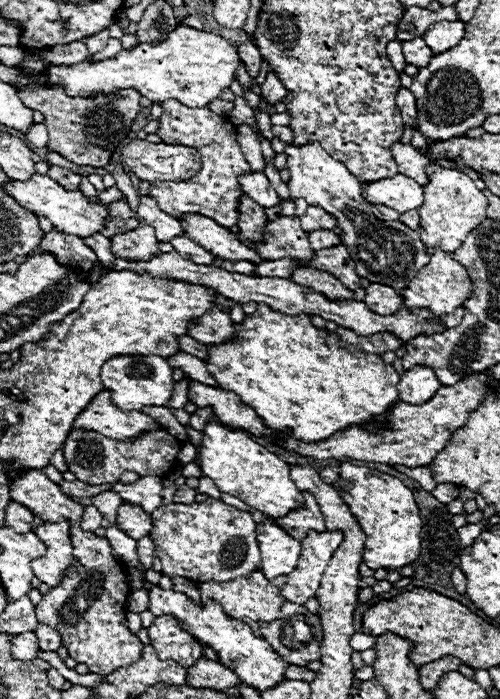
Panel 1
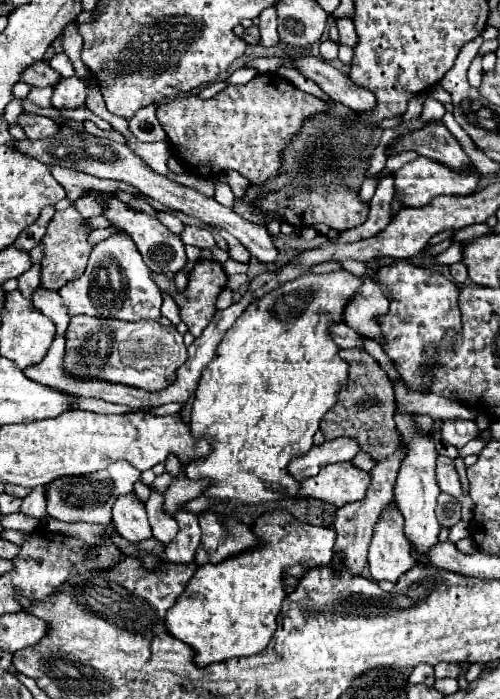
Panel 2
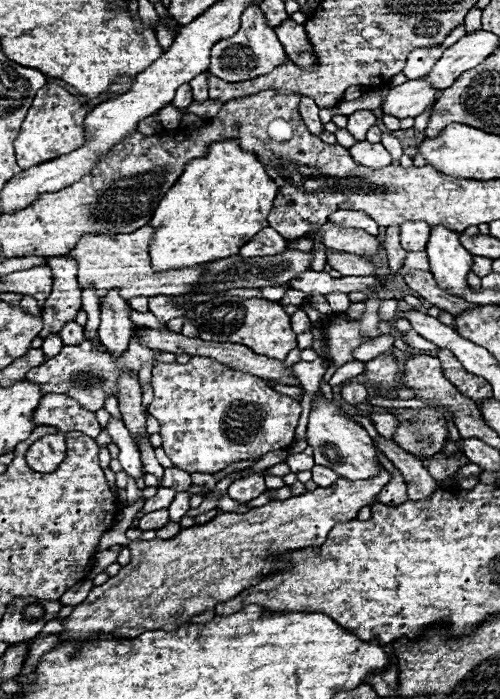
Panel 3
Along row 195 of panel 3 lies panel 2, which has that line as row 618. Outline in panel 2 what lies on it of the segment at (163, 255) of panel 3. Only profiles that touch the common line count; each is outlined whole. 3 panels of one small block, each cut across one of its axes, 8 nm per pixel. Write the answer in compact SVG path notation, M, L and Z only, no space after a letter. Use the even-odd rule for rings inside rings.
M276 508L268 514L258 516L256 522L250 526L250 530L256 536L258 544L218 564L198 566L198 570L194 572L194 578L188 582L182 596L178 596L176 604L166 614L166 628L170 630L174 638L186 642L188 646L196 650L198 666L224 662L224 660L240 658L240 656L246 658L246 656L254 656L256 652L262 652L276 630L276 616L280 614L282 602L288 596L288 586L286 586L288 568L300 564L304 566L304 570L308 570L310 566L320 566L320 564L326 566L332 562L332 556L334 556L332 546L336 540L334 528L304 524L296 520L294 516L290 516L290 512L286 512L284 508Z

